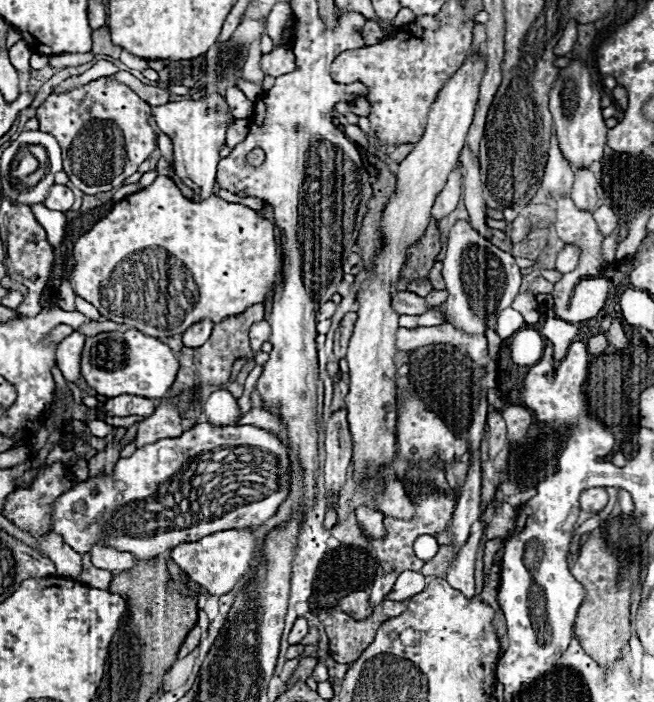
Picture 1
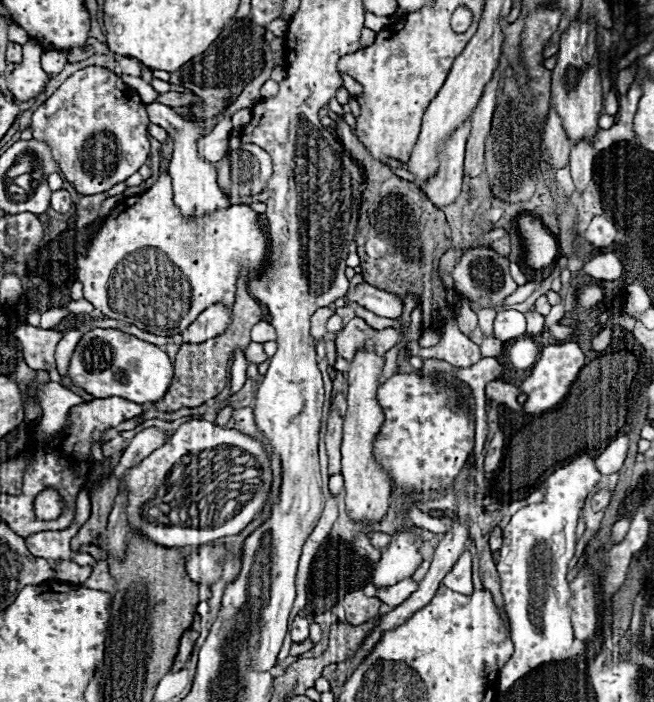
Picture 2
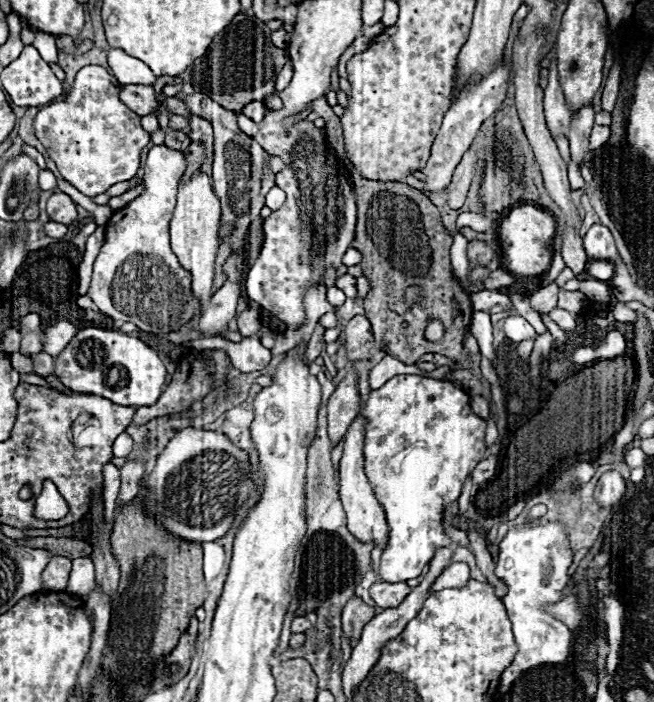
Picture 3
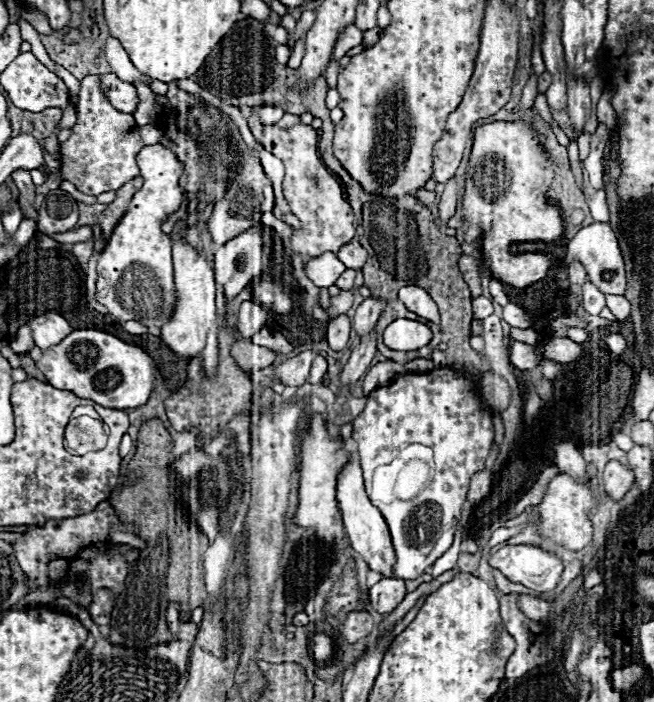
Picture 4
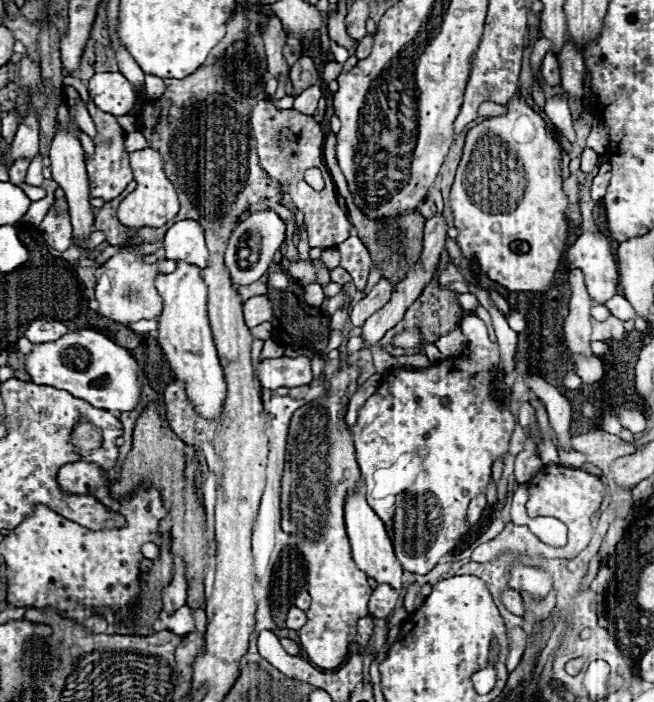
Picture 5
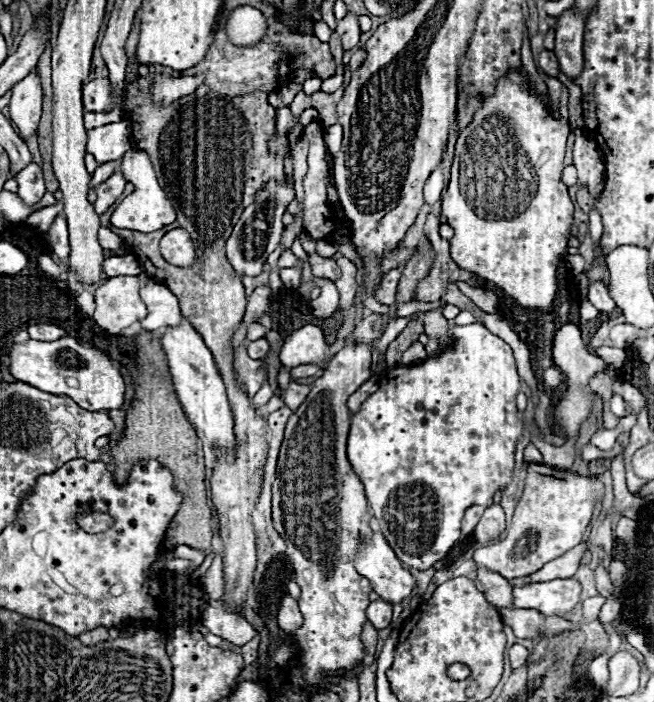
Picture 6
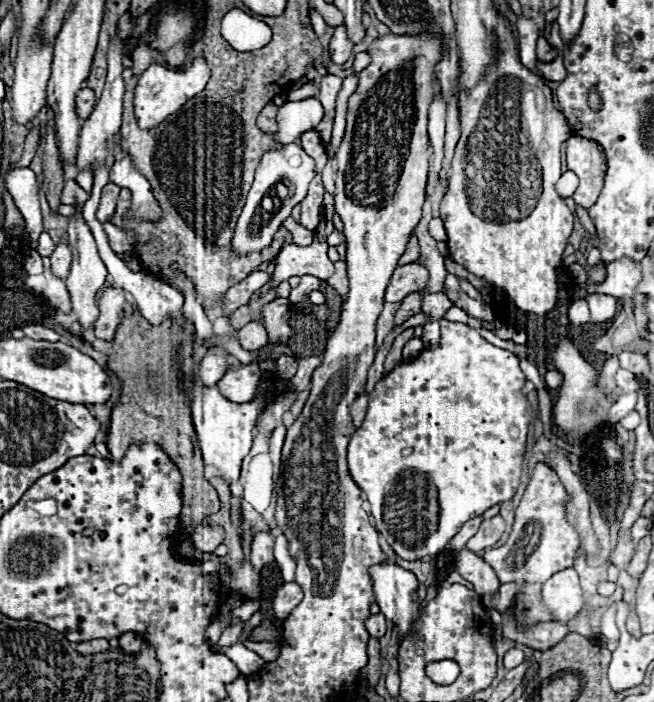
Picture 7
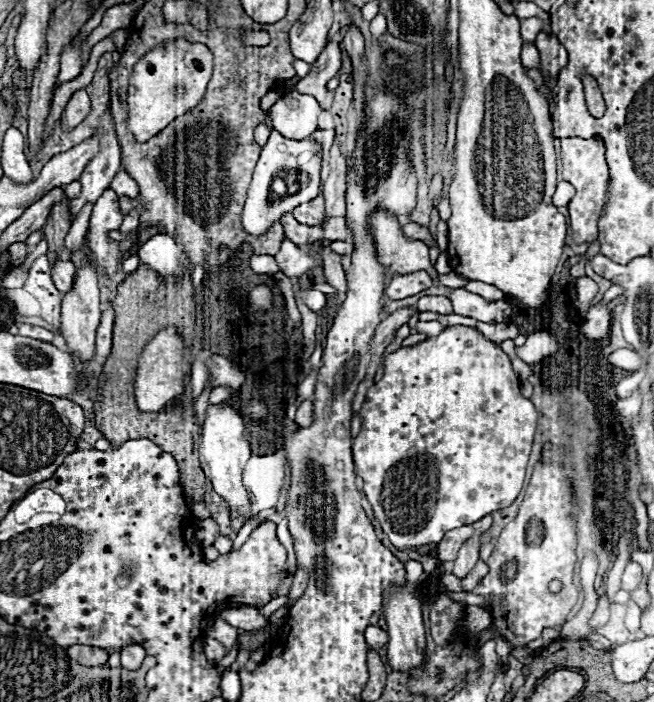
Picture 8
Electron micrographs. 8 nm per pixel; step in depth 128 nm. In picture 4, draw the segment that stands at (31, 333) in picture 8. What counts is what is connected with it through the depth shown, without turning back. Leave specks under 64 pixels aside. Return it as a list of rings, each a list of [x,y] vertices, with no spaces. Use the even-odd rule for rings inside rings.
[[[54,312],[34,318],[30,322],[30,330],[32,330],[32,338],[40,350],[60,344],[72,332],[70,324],[60,314],[54,314]]]

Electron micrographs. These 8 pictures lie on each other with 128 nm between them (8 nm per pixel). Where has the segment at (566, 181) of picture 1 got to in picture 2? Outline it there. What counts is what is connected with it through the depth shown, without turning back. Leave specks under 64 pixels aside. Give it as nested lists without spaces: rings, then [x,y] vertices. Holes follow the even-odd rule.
[[[550,106],[548,110],[548,118],[546,118],[546,124],[544,124],[544,144],[548,148],[548,154],[552,158],[552,166],[558,170],[562,166],[568,164],[568,156],[570,156],[570,140],[562,128],[562,118],[558,116],[556,108]]]

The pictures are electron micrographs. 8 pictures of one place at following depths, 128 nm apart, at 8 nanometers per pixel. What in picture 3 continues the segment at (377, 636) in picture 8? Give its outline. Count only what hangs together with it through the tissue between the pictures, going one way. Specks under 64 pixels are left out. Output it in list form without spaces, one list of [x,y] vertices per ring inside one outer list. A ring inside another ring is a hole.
[[[376,582],[370,588],[370,596],[376,602],[378,608],[386,610],[386,608],[396,608],[406,596],[410,594],[410,586],[406,582]]]

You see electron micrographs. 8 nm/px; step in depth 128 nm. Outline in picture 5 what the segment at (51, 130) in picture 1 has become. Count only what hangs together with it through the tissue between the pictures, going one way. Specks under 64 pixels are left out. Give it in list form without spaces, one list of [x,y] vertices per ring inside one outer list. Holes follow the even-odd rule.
[[[92,102],[88,104],[88,112],[98,128],[98,138],[100,138],[100,144],[96,144],[94,158],[86,160],[86,168],[88,168],[88,176],[90,176],[90,198],[102,198],[104,202],[110,202],[116,196],[120,196],[120,192],[132,182],[128,152],[124,152],[126,134],[120,130],[120,126],[112,114],[104,114],[102,110],[96,110],[96,106],[92,106]]]

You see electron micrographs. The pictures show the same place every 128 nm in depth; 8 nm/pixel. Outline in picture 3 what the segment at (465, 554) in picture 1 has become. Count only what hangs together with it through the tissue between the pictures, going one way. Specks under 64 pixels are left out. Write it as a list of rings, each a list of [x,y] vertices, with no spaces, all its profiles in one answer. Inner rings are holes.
[[[452,562],[450,566],[444,568],[444,572],[436,578],[436,582],[432,584],[430,592],[436,590],[444,590],[448,586],[464,586],[464,582],[468,582],[470,578],[470,570],[466,562]]]

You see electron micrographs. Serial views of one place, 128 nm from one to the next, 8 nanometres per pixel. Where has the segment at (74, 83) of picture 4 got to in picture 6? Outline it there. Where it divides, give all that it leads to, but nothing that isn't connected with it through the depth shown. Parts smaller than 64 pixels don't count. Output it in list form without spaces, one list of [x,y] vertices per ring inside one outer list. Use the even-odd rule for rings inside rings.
[[[126,120],[88,132],[88,152],[94,154],[98,166],[122,158],[128,150],[132,150],[132,132]]]

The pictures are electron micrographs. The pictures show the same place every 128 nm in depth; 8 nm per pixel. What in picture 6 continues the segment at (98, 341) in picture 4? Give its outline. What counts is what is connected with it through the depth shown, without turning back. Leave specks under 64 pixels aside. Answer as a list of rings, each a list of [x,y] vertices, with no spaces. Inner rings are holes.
[[[64,336],[54,342],[40,342],[28,340],[24,344],[12,344],[8,352],[8,368],[10,374],[26,382],[38,390],[56,394],[56,396],[70,396],[78,406],[86,410],[116,410],[124,404],[124,378],[118,368],[112,364],[108,354],[96,350],[88,342],[80,342],[76,338]]]

